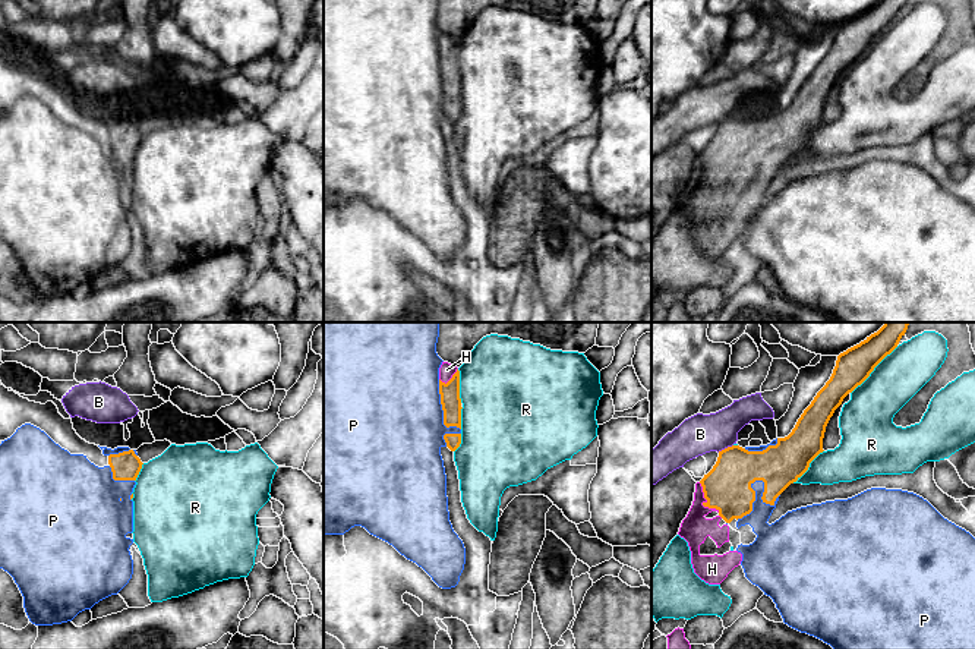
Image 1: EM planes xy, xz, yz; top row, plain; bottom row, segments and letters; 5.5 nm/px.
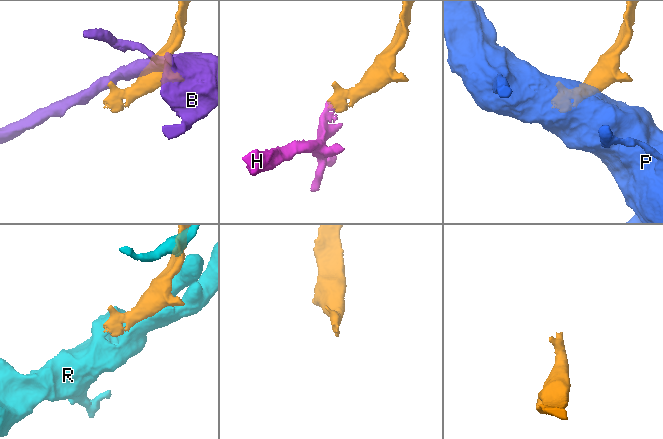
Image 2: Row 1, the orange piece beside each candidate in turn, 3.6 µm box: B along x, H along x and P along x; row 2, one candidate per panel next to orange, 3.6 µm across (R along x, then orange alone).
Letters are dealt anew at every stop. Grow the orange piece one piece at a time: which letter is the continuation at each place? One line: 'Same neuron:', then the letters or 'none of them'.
Same neuron: H

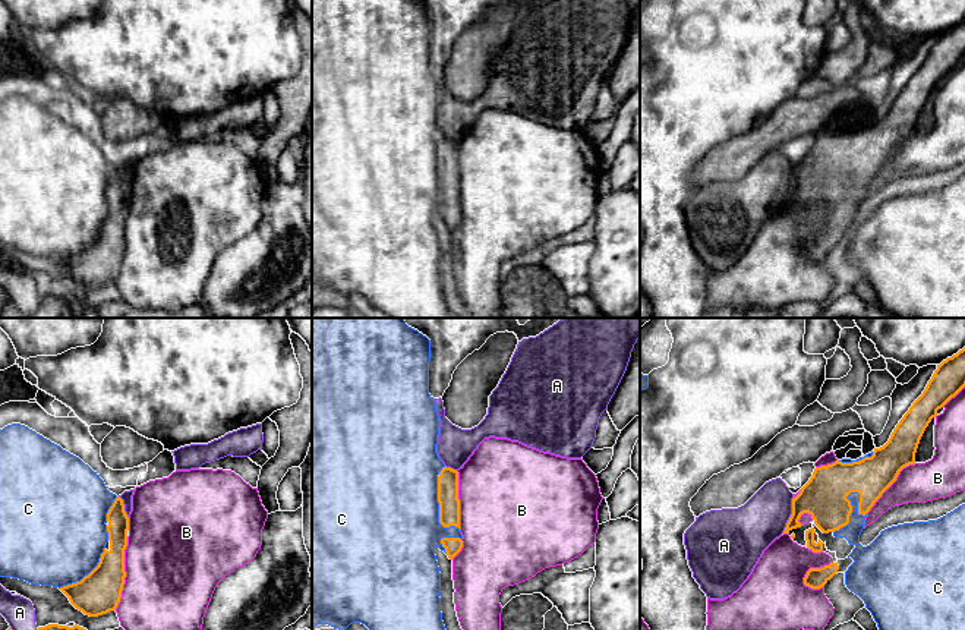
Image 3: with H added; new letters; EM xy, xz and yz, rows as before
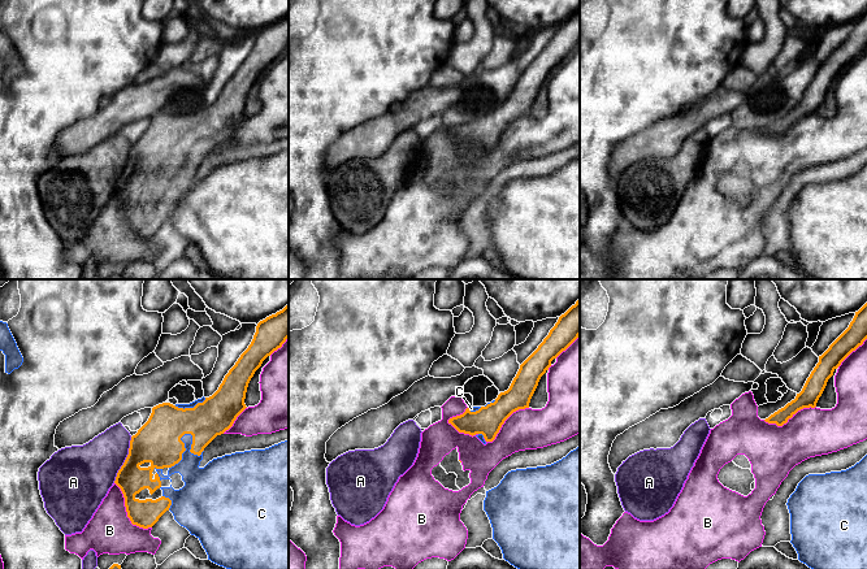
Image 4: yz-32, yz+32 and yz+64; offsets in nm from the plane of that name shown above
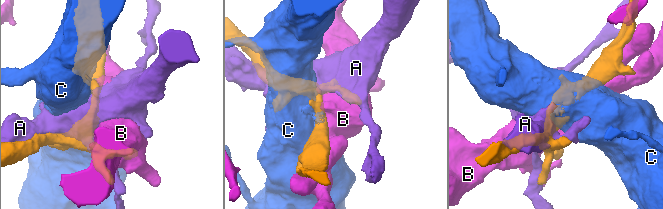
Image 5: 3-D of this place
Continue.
Same neuron: none of them

